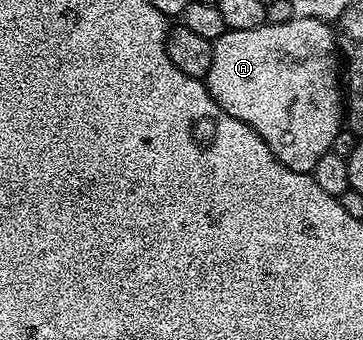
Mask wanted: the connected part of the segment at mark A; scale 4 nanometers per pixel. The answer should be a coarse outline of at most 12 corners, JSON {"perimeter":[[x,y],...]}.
{"perimeter":[[333,24],[212,40],[208,96],[303,175],[346,119]]}

